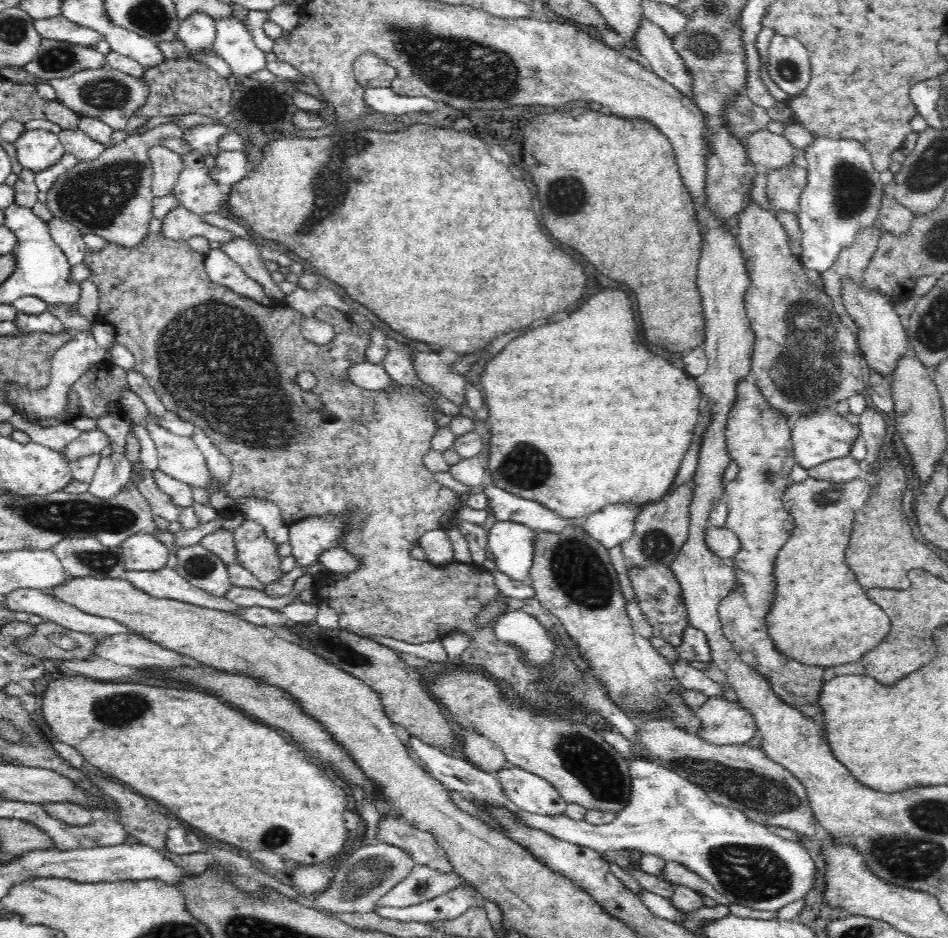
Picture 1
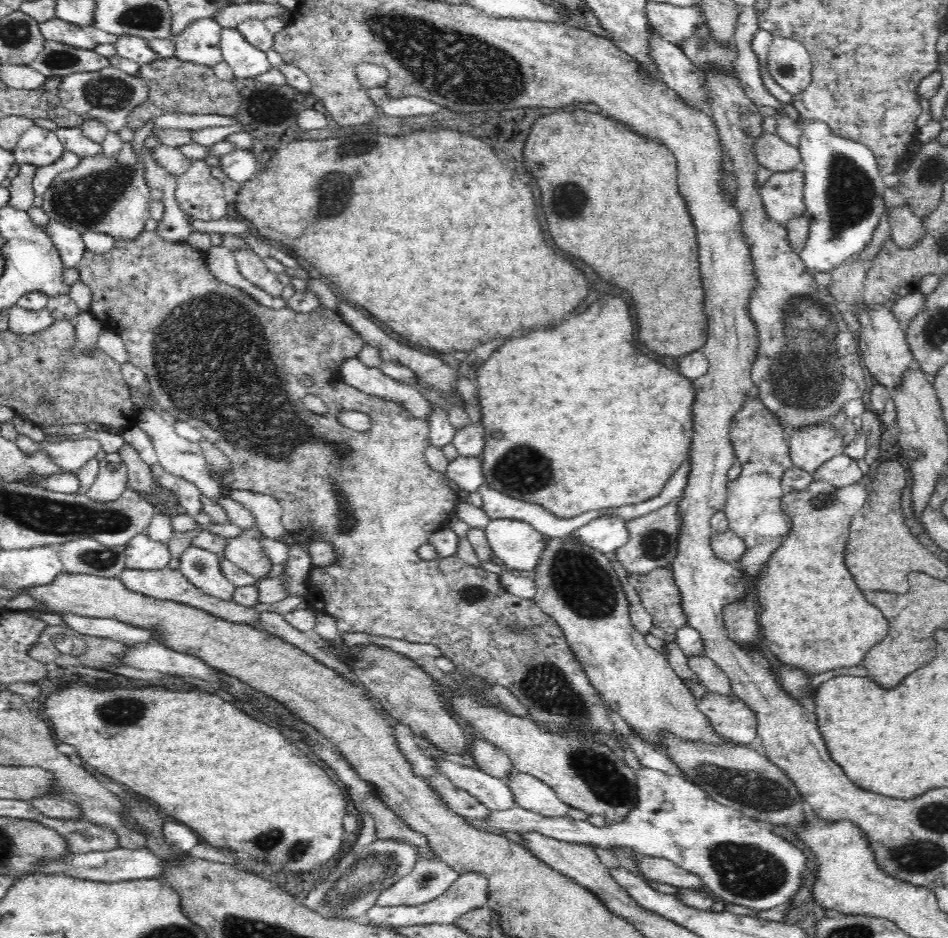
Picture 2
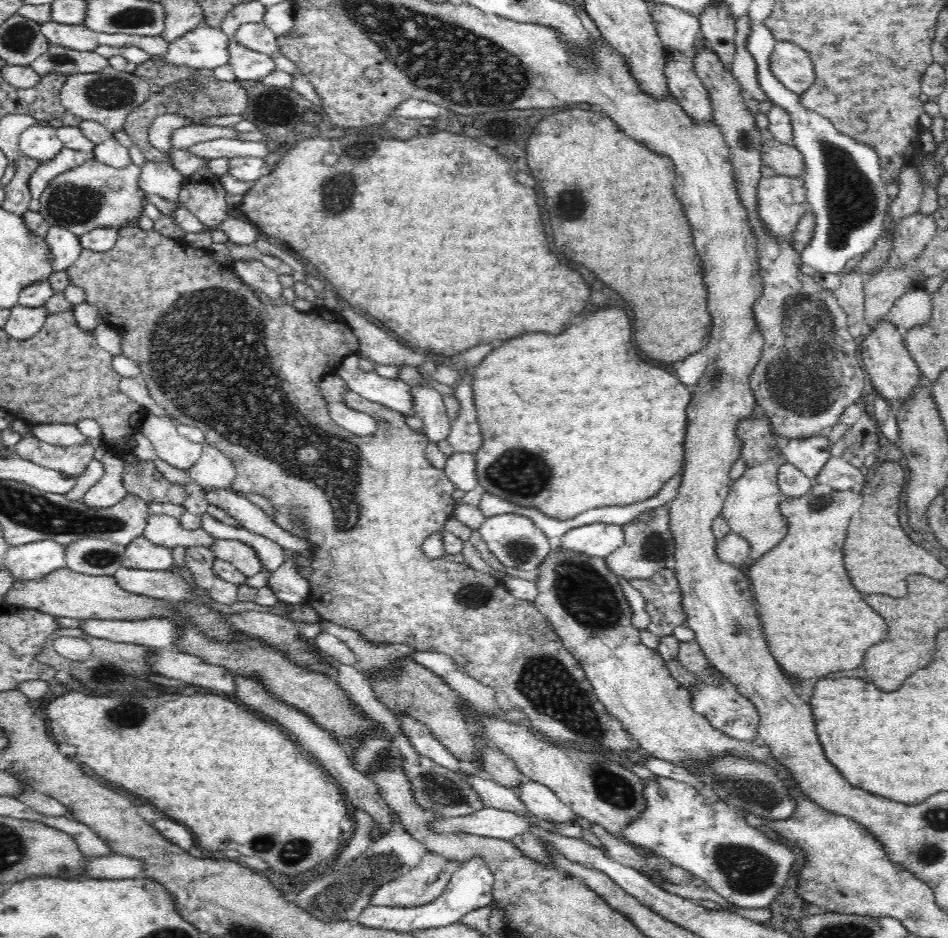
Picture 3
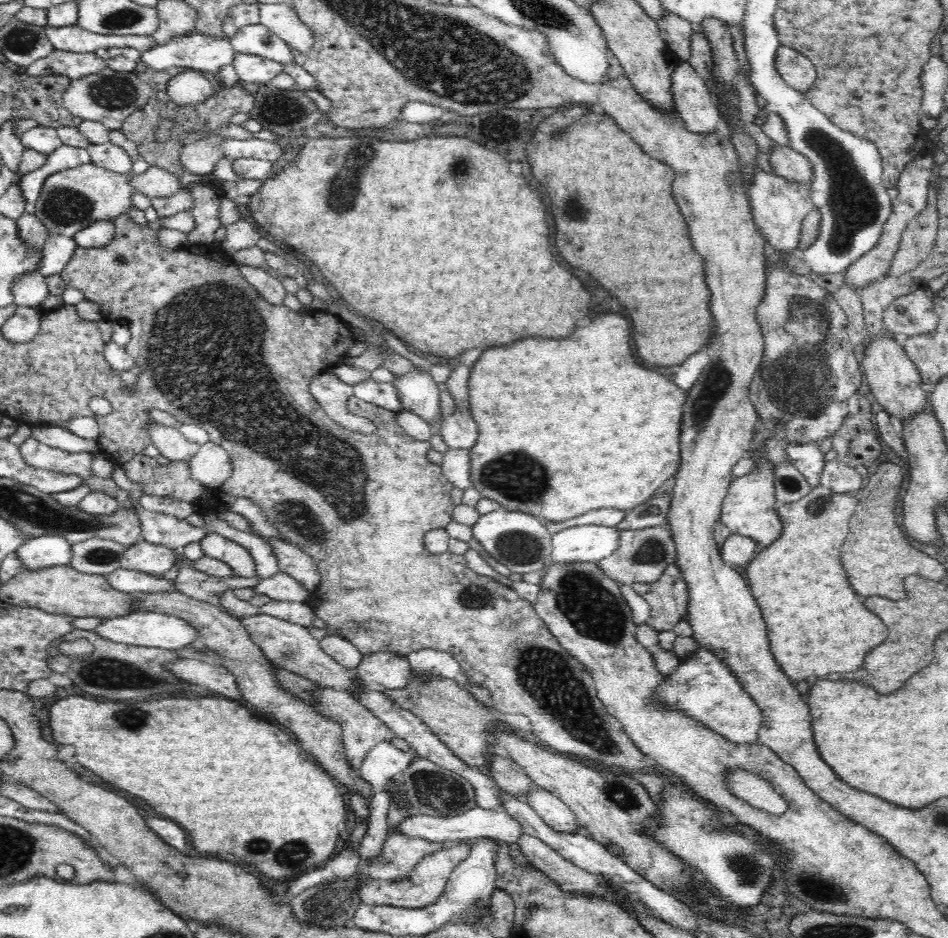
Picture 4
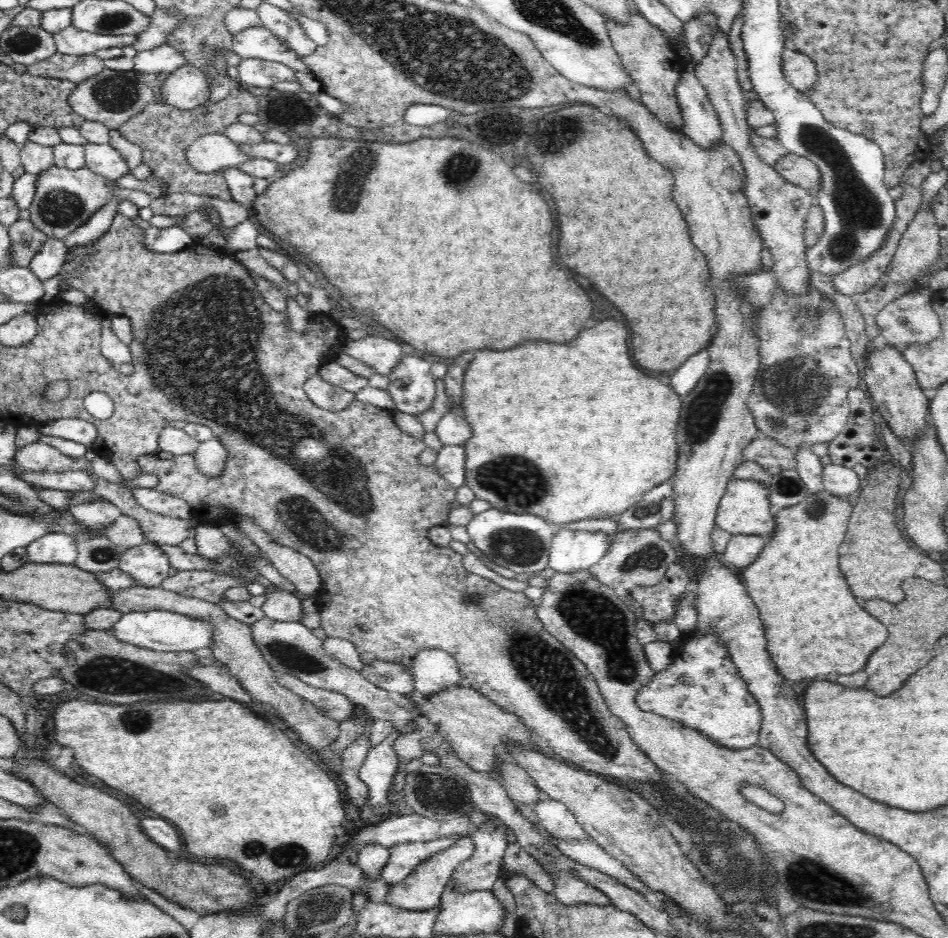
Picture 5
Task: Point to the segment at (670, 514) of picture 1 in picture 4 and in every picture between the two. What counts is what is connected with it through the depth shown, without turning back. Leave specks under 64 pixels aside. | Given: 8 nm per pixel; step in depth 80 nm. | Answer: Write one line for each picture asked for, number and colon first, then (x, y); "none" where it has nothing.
2: (652, 543)
3: (649, 546)
4: (642, 555)

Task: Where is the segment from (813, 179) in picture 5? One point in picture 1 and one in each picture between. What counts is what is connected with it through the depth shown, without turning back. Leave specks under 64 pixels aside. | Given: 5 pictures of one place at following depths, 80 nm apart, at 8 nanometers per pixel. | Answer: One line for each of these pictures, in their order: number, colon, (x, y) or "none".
1: (763, 147)
2: (772, 152)
3: (786, 160)
4: (788, 163)

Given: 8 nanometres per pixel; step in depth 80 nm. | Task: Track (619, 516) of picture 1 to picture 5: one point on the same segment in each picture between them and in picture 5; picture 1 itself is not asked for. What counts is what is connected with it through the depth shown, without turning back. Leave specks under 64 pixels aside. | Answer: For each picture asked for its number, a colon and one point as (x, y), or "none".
2: (608, 533)
3: (601, 539)
4: (590, 543)
5: (572, 550)

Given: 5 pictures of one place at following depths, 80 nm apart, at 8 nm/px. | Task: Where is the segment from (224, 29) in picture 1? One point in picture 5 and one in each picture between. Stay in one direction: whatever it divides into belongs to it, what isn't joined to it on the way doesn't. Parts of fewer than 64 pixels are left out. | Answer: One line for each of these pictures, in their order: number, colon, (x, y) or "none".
2: (246, 61)
3: (249, 65)
4: (253, 69)
5: (252, 71)

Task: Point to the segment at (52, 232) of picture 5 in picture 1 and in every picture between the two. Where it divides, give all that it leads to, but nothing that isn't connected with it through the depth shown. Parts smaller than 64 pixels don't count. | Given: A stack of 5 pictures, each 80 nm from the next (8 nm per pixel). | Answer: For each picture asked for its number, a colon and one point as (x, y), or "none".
1: (111, 195)
2: (103, 194)
3: (93, 195)
4: (70, 200)

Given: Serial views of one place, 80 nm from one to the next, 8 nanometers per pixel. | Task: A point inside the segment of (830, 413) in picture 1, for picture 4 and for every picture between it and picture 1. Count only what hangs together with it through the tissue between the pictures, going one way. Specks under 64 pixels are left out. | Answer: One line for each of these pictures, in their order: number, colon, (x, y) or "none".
2: (809, 448)
3: (809, 455)
4: (807, 458)

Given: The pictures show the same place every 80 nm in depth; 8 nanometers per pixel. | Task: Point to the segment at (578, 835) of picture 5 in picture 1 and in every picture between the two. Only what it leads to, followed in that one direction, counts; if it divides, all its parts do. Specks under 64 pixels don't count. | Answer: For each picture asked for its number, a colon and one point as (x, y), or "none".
1: (531, 793)
2: (530, 793)
3: (540, 801)
4: (554, 812)

